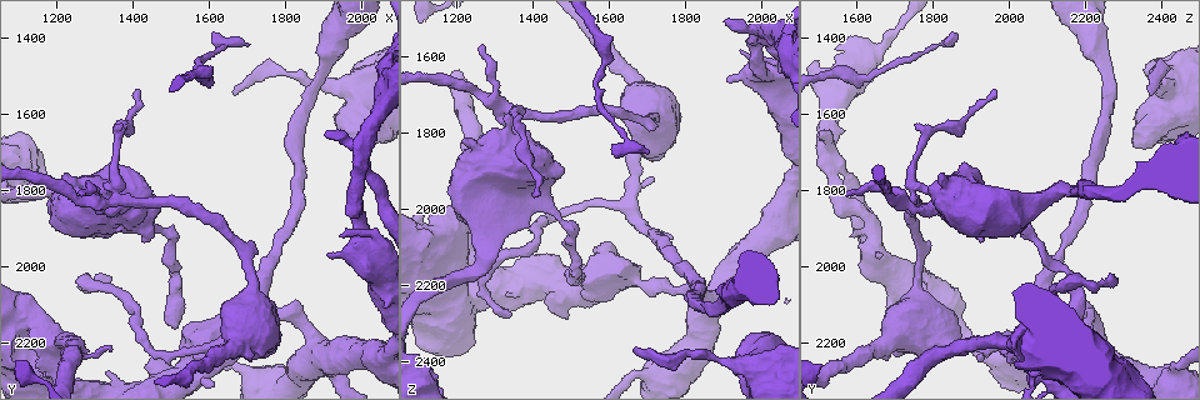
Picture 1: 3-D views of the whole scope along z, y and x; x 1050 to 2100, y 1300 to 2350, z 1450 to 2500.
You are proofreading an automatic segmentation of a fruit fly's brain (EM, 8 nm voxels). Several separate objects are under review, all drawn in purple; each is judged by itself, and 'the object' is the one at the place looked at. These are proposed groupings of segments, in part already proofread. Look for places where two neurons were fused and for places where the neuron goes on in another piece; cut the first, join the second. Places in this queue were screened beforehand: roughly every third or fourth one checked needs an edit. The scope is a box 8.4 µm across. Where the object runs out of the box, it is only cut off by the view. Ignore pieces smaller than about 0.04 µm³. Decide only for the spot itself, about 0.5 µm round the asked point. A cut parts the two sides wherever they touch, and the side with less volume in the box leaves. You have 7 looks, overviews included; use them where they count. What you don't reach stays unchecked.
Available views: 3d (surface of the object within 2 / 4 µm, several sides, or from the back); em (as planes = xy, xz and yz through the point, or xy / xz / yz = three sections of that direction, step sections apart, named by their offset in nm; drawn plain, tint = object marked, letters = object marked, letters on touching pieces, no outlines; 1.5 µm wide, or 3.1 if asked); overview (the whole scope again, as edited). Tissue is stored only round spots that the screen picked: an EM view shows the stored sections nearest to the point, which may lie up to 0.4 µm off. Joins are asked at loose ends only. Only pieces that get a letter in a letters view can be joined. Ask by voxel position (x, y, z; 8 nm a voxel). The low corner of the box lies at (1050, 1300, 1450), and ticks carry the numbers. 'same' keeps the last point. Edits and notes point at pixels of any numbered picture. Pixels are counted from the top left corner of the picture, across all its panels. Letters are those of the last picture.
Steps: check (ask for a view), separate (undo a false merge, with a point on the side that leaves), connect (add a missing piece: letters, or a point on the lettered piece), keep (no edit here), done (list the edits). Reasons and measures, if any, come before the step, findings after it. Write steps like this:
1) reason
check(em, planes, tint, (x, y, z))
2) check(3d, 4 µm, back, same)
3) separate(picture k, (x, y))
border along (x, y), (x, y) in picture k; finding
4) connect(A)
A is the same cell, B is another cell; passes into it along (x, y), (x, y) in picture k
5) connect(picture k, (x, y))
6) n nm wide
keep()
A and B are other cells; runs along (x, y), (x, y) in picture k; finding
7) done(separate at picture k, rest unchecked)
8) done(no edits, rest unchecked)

sudden change in width
check(3d, 4 µm, (1340, 1785, 1750))

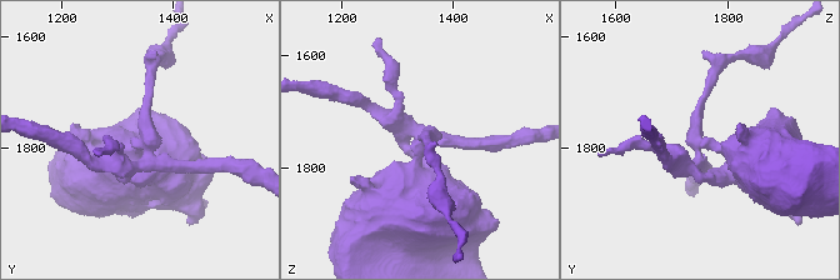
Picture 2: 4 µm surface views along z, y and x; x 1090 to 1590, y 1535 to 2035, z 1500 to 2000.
check(em, planes, plain, (1340, 1780, 1755))

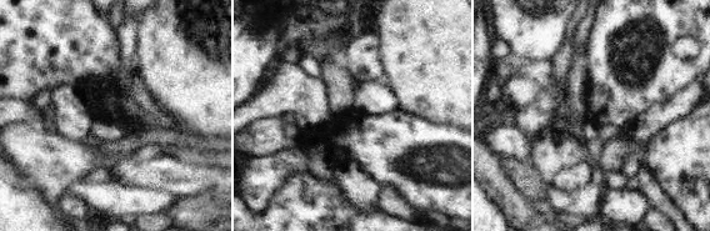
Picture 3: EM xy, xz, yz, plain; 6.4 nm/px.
what lies round it
check(em, planes, letters, same)

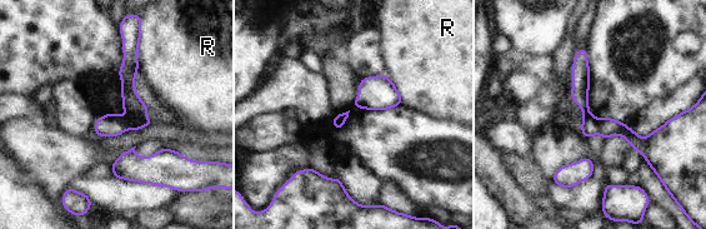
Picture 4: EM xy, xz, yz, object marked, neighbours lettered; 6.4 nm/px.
120 nm wide; R touches over 240 nm
separate(picture 4, (138, 118))
R is another cell; two neurons meet here

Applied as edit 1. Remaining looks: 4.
thick turns thin
check(em, yz, step 4, tint, (1520, 2045, 2175))

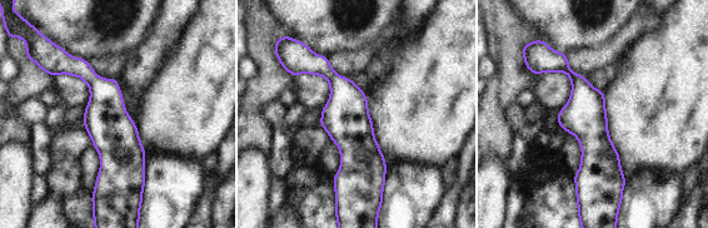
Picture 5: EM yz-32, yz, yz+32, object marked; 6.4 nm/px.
cut it another way
check(em, planes, tint, same)

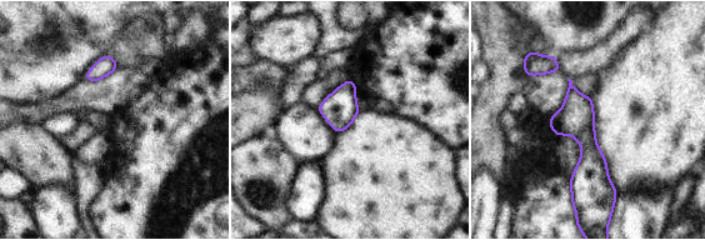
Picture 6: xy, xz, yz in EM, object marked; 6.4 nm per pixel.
check(em, planes, letters, same)

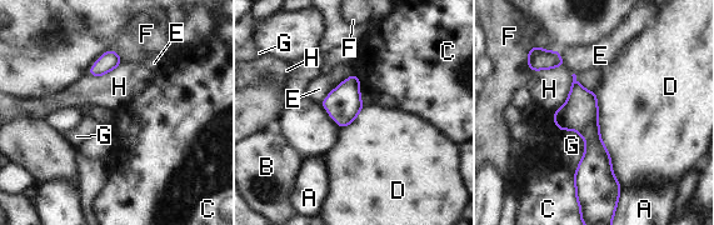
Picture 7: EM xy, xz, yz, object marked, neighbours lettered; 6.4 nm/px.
220 nm wide
keep()
A, B, C, D, E, F, G and H are other cells; runs along (574, 85), (592, 136), (588, 190) in picture 7; one neuron here

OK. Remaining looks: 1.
done(separate at picture 4, rest unchecked)

